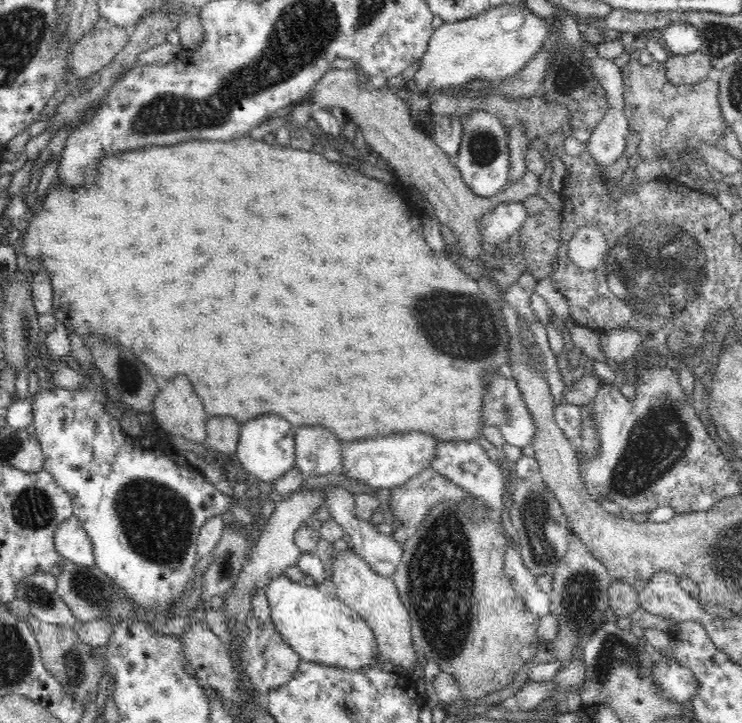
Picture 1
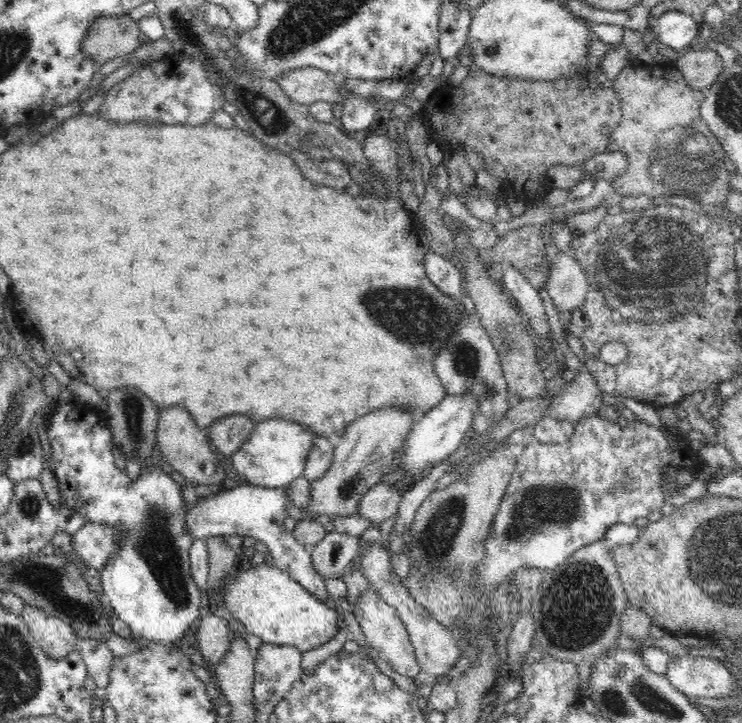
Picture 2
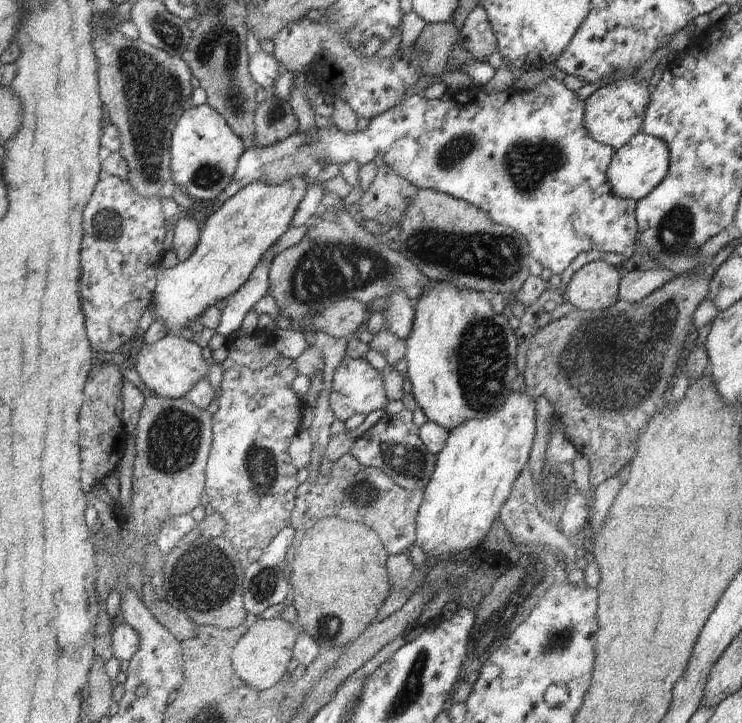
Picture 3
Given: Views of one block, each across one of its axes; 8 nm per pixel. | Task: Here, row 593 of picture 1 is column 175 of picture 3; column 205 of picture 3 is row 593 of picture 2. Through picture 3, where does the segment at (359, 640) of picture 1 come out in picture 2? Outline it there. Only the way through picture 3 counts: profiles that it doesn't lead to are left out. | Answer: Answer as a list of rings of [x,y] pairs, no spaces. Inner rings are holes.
[[[255,562],[248,570],[240,571],[230,582],[226,584],[227,592],[224,594],[224,602],[220,605],[220,612],[231,616],[233,620],[240,619],[245,633],[259,636],[264,643],[275,645],[294,646],[300,652],[308,652],[320,644],[326,644],[330,638],[338,632],[338,613],[336,609],[326,606],[317,600],[308,590],[305,590],[299,582],[296,582],[286,571],[280,570],[265,562]]]

